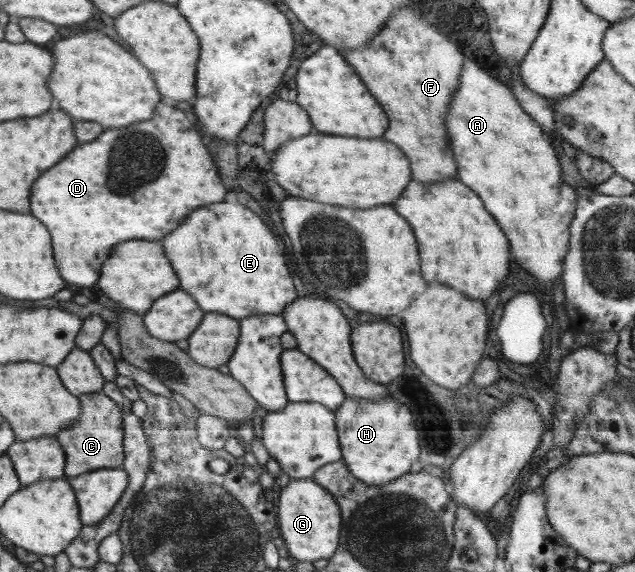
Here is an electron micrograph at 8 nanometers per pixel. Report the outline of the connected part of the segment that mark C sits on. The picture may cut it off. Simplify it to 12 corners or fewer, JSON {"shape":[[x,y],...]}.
{"shape":[[83,395],[81,420],[61,430],[69,477],[124,464],[123,411]]}

